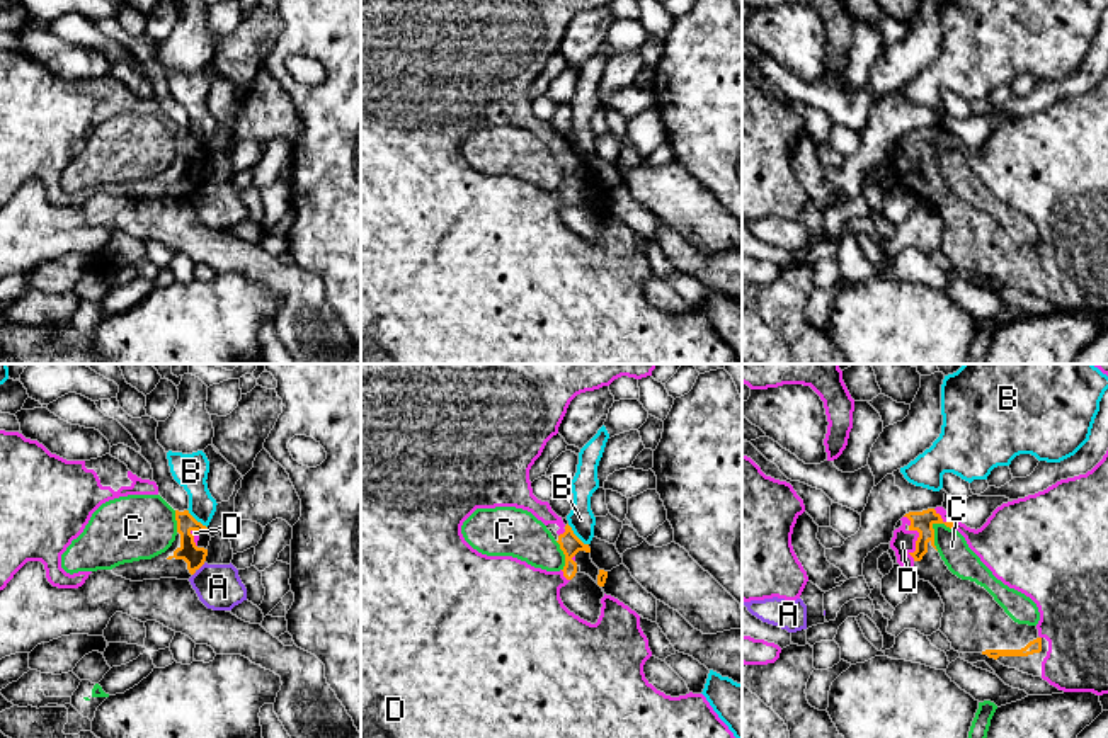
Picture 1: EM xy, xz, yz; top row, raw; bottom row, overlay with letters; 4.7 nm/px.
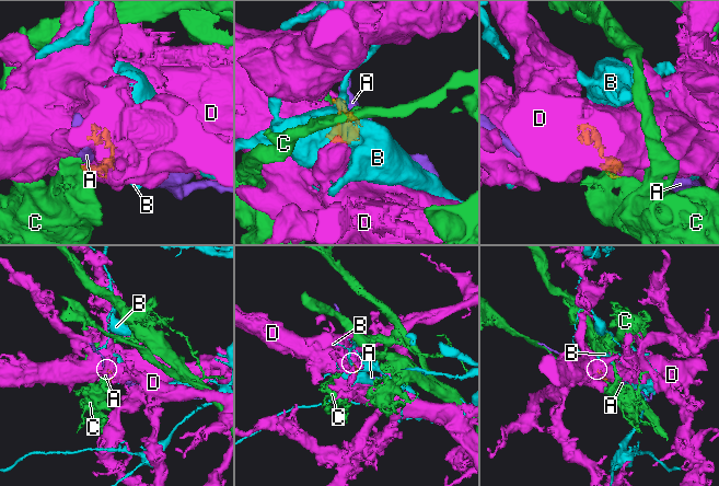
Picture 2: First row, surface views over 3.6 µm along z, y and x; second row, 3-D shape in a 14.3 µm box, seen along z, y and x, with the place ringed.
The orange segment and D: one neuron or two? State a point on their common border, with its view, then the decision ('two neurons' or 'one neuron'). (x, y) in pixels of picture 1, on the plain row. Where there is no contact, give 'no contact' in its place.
meets orange in yz at (916, 162); one neuron

